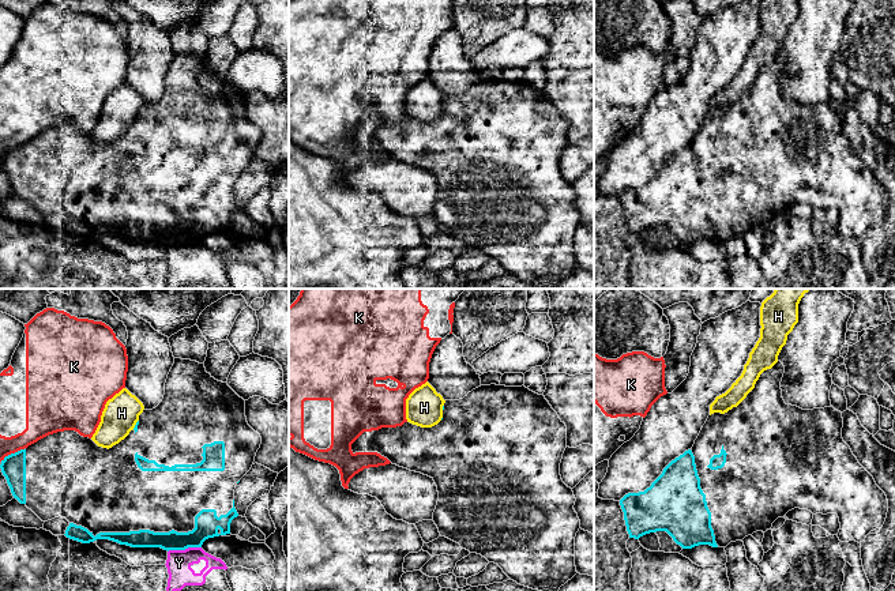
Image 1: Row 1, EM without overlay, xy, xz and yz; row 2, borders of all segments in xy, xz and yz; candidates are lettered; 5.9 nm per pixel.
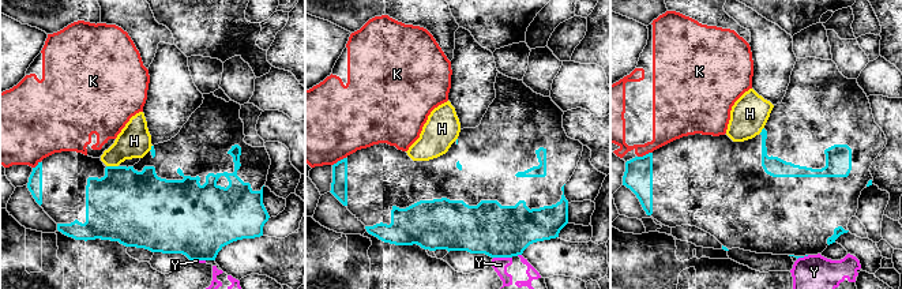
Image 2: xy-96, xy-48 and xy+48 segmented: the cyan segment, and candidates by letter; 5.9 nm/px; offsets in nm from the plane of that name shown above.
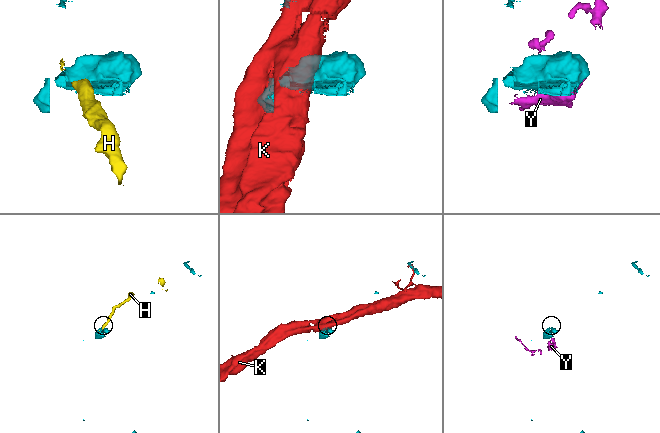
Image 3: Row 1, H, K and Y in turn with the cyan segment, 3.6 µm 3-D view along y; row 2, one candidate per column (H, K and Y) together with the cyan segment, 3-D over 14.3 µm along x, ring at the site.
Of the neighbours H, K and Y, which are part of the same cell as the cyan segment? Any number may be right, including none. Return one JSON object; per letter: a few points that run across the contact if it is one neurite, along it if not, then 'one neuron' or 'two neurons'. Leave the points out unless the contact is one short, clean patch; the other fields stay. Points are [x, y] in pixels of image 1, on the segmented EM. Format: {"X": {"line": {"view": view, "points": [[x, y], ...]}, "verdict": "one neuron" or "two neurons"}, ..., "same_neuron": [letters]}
{"H": {"verdict": "two neurons"}, "K": {"verdict": "two neurons"}, "Y": {"line": {"view": "xy", "points": [[200, 546], [170, 549], [168, 552]]}, "verdict": "two neurons"}, "same_neuron": []}

